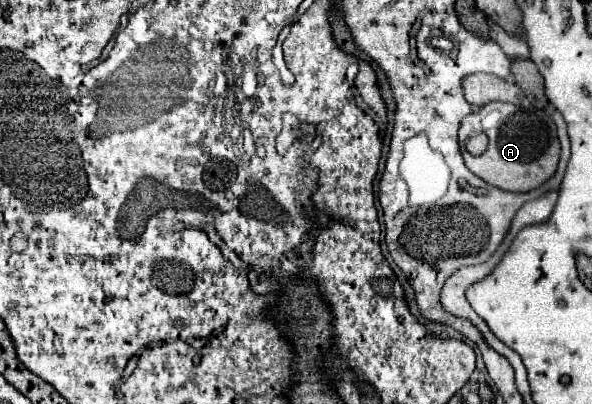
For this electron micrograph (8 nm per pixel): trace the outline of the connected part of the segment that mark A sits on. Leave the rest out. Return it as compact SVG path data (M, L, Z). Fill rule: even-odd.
M497 101L481 107L477 113L471 113L469 117L465 117L461 121L459 145L461 145L465 165L477 177L481 177L483 181L487 181L493 187L499 187L499 189L511 191L511 193L527 193L527 191L537 189L541 183L549 181L557 171L559 153L561 153L561 145L559 145L559 139L557 139L557 127L545 111L525 109L525 107L519 107L519 105L497 103ZM493 109L497 109L501 113L501 123L499 123L497 129L487 131L489 147L483 155L475 157L465 149L465 141L469 137L481 133L481 119L485 117L485 113L489 113Z

